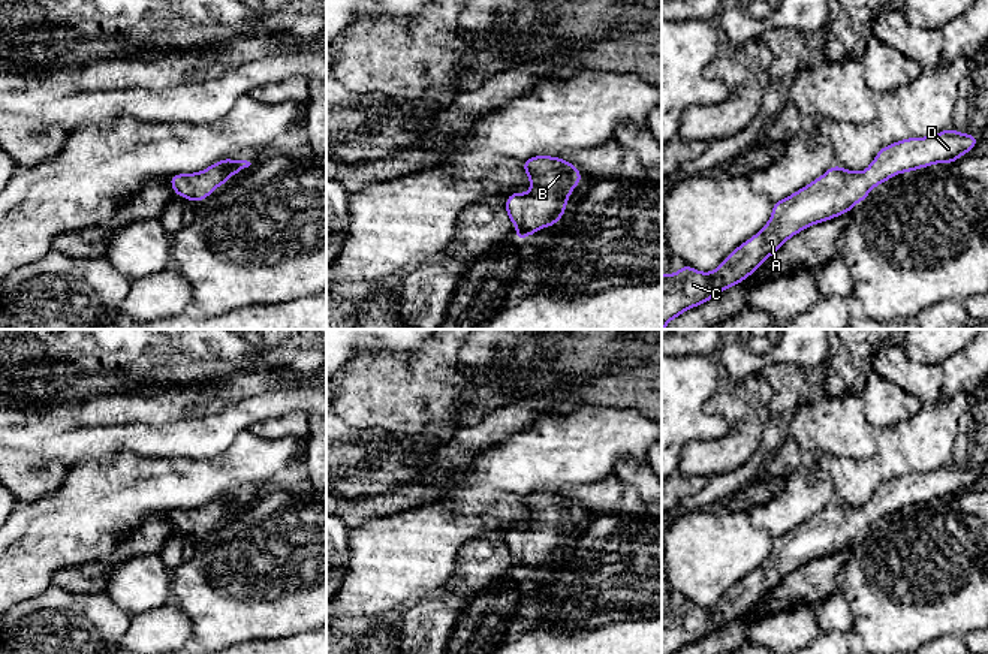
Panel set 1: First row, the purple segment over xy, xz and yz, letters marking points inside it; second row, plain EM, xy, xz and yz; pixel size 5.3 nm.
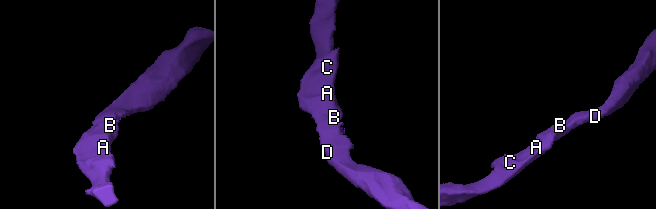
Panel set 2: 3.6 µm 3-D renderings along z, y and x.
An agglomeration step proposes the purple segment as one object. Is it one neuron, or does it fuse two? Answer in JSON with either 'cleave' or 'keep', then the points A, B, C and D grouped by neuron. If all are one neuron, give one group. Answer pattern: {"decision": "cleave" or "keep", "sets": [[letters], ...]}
{"decision": "keep", "sets": [["A", "B", "C", "D"]]}

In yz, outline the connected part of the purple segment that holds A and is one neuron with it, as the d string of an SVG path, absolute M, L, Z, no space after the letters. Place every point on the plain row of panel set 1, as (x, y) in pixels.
M946 464L933 471L909 473L883 482L864 507L837 500L829 503L801 525L774 537L768 558L726 591L713 608L695 606L686 599L675 609L662 609L662 654L675 654L723 624L744 617L790 572L849 548L867 534L871 524L891 512L936 498L954 498L978 477L973 470Z

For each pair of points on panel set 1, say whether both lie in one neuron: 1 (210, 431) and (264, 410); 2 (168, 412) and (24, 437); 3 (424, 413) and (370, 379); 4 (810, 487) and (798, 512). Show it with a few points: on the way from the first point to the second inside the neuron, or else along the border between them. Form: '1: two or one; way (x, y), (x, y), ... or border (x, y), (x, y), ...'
1: one; way (223, 427), (235, 416), (250, 410)
2: one; way (132, 410), (101, 410), (60, 418)
3: one; way (410, 400), (401, 392), (383, 391)
4: one; way (806, 493), (798, 506)

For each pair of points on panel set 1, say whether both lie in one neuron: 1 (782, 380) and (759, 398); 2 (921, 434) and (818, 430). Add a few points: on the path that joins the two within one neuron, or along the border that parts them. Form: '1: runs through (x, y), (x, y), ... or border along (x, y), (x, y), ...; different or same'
1: border along (761, 373), (773, 391), (770, 403), (771, 416); different
2: border along (877, 439), (879, 445); different

